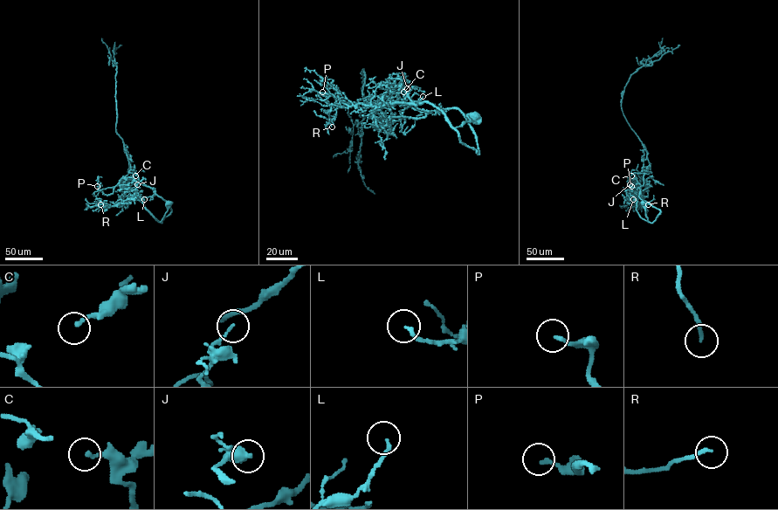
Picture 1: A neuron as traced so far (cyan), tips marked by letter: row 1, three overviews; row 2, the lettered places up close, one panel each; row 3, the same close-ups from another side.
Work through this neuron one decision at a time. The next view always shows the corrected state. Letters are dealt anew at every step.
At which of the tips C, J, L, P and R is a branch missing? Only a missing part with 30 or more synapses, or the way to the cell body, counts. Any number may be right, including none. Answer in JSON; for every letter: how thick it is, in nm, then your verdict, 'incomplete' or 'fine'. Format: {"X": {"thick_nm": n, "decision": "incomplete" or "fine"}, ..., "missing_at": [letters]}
{"C": {"thick_nm": 170, "decision": "fine"}, "J": {"thick_nm": 110, "decision": "fine"}, "L": {"thick_nm": 160, "decision": "fine"}, "P": {"thick_nm": 180, "decision": "fine"}, "R": {"thick_nm": 160, "decision": "fine"}, "missing_at": []}

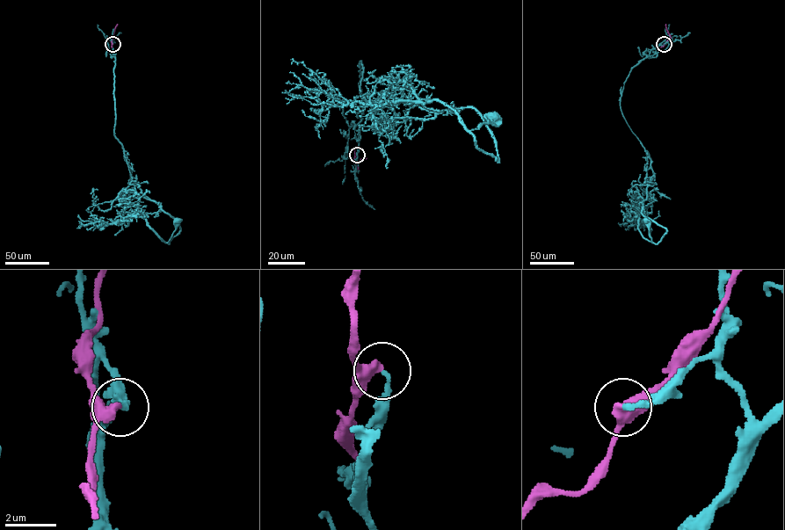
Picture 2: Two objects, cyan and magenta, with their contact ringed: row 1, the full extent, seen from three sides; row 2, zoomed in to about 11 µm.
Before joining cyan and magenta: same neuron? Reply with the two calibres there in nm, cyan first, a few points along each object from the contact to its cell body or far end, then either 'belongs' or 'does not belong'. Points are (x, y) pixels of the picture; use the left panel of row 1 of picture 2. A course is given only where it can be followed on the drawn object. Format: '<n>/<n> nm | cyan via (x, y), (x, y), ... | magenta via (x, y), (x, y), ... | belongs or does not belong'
200/360 nm | cyan via (112, 44), (114, 135), (123, 149), (131, 179), (144, 196), (179, 224), (180, 231), (166, 243), (177, 221) | magenta via (112, 44), (117, 24) | does not belong

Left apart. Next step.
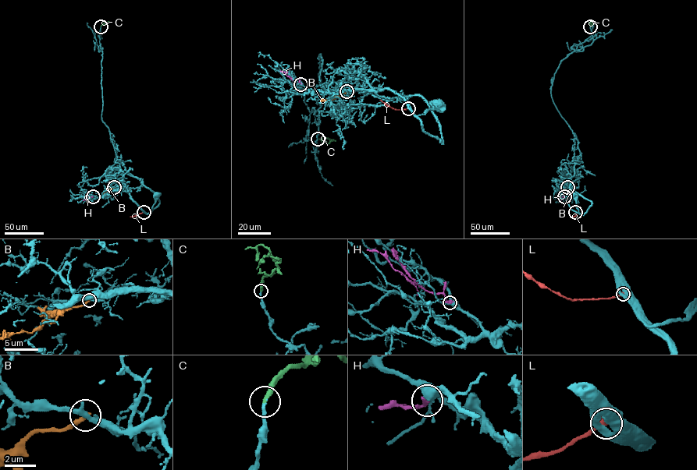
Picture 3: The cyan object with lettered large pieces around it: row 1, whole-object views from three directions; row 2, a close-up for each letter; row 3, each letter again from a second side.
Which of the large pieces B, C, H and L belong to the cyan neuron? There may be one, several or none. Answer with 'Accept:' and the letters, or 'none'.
Accept: C

